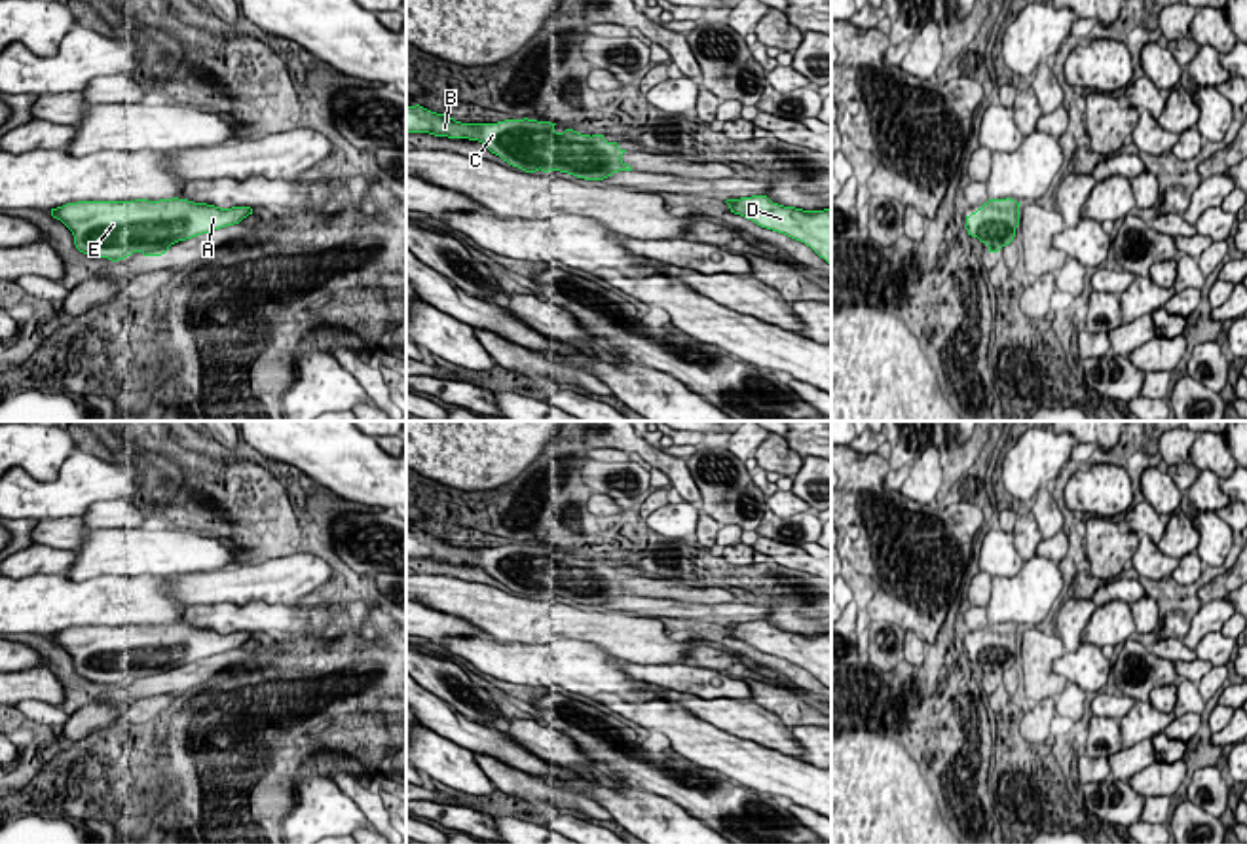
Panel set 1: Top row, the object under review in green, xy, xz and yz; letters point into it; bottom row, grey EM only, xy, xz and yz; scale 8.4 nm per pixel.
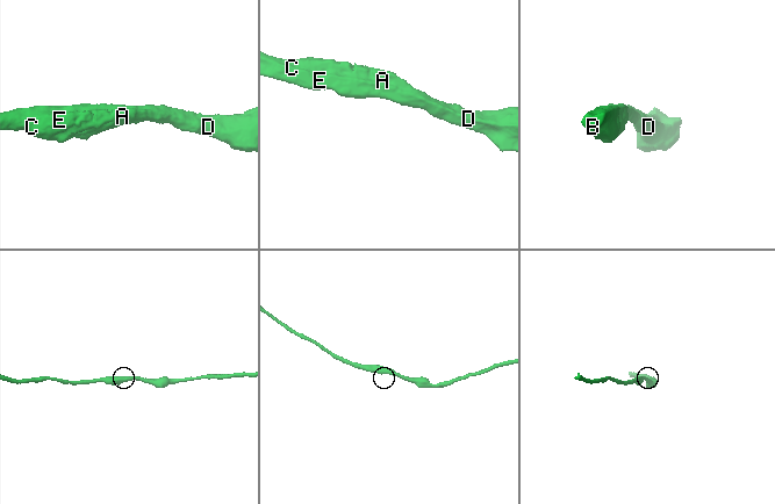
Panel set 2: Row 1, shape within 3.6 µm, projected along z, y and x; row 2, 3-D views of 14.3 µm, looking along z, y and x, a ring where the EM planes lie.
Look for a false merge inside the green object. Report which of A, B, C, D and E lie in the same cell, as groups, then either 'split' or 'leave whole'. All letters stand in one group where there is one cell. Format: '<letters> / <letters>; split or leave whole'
A B C D E; leave whole

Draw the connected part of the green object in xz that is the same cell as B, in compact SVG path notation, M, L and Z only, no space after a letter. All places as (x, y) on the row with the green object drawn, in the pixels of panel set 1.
M419 104L406 106L406 133L429 133L448 138L469 138L482 142L492 154L499 156L512 167L526 173L535 171L560 171L585 180L604 180L619 171L632 171L621 157L626 150L621 150L617 142L607 142L604 135L581 135L573 129L564 133L554 131L556 123L537 119L505 119L497 123L461 123L444 114L431 112Z

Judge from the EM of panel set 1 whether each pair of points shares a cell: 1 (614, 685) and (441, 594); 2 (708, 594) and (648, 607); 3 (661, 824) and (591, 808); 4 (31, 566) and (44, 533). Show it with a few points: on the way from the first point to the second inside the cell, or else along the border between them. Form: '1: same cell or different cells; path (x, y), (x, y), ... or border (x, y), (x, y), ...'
1: different cells; border (492, 638), (496, 642), (522, 643), (579, 642)
2: same cell; path (693, 602), (663, 602)
3: different cells; border (570, 788), (589, 793), (615, 820)
4: different cells; border (35, 543), (74, 550)

